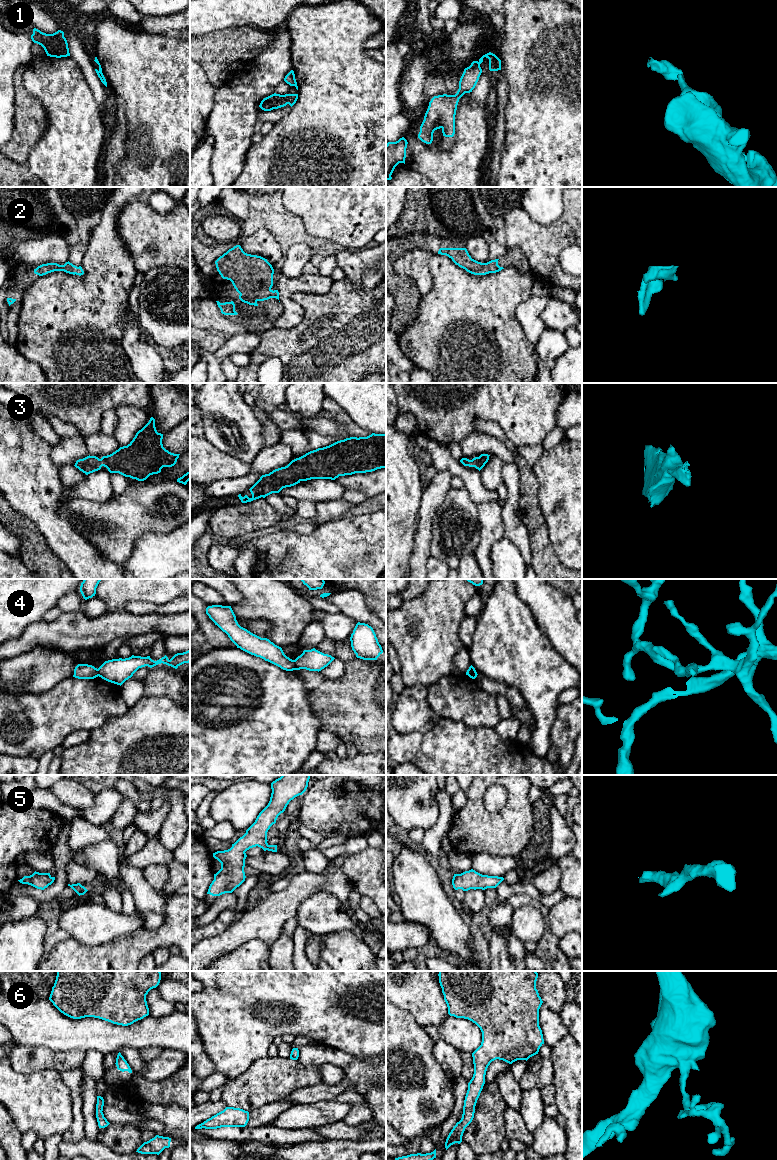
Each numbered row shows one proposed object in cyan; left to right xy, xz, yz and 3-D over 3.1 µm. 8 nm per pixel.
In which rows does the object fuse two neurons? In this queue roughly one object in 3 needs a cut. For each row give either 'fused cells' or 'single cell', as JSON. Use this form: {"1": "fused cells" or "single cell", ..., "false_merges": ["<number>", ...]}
{"1": "fused cells", "2": "single cell", "3": "single cell", "4": "fused cells", "5": "single cell", "6": "single cell", "false_merges": ["1", "4"]}

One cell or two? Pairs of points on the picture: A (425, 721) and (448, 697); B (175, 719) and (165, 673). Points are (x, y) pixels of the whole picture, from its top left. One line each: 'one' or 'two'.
A: two
B: two

